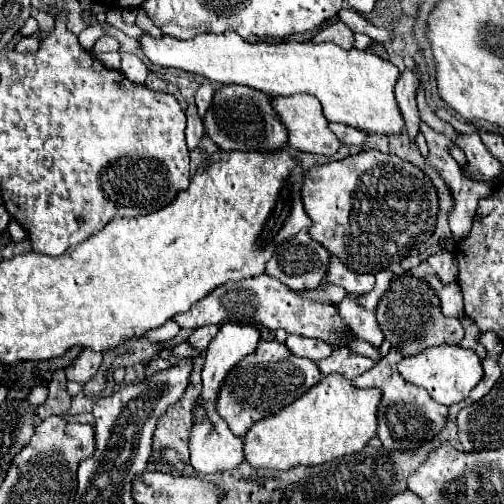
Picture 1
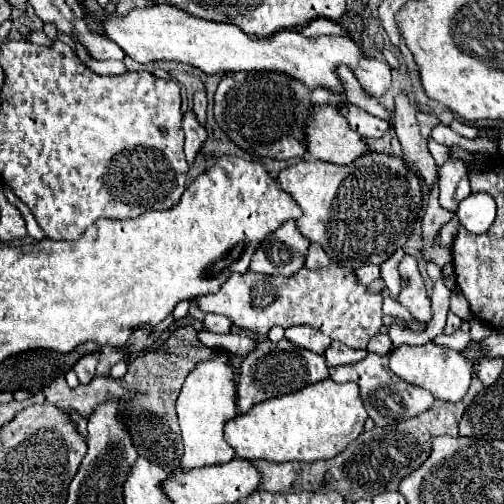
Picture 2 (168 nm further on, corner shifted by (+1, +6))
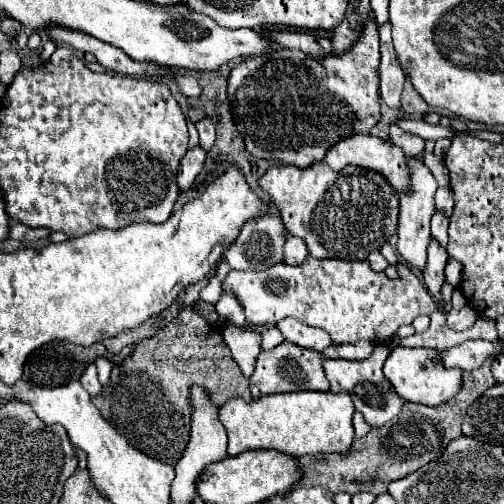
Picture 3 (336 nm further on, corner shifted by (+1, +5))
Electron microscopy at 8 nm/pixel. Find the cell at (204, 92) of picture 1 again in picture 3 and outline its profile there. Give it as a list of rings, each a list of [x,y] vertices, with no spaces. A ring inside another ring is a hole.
[[[204,116],[202,120],[196,122],[196,128],[198,128],[198,134],[200,134],[200,146],[204,150],[210,150],[212,144],[214,144],[214,138],[216,138],[216,132],[214,132],[214,124],[208,116]]]

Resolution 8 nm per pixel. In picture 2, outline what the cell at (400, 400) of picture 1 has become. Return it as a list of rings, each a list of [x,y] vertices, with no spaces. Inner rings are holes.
[[[368,355],[366,359],[352,363],[352,365],[340,365],[336,369],[330,369],[330,379],[336,383],[346,383],[346,381],[354,381],[360,387],[360,397],[364,401],[364,407],[368,411],[368,417],[384,427],[402,419],[410,419],[418,413],[424,413],[426,409],[432,407],[434,397],[432,393],[428,393],[426,389],[408,385],[406,381],[402,381],[400,377],[396,377],[390,369],[388,369],[388,355],[380,357],[380,355]]]

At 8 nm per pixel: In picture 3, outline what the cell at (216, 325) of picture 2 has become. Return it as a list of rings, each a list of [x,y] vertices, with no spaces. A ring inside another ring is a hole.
[[[222,294],[222,298],[216,302],[216,314],[224,318],[226,322],[234,326],[244,326],[244,312],[240,310],[240,304],[230,294]]]

